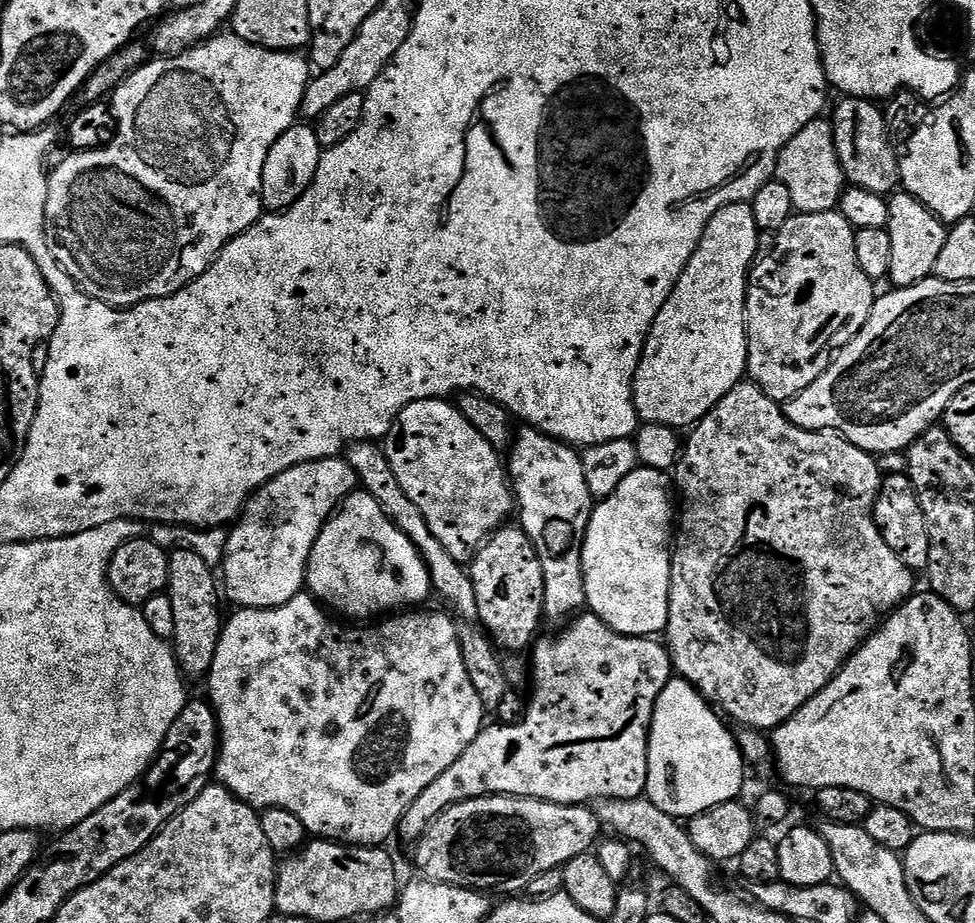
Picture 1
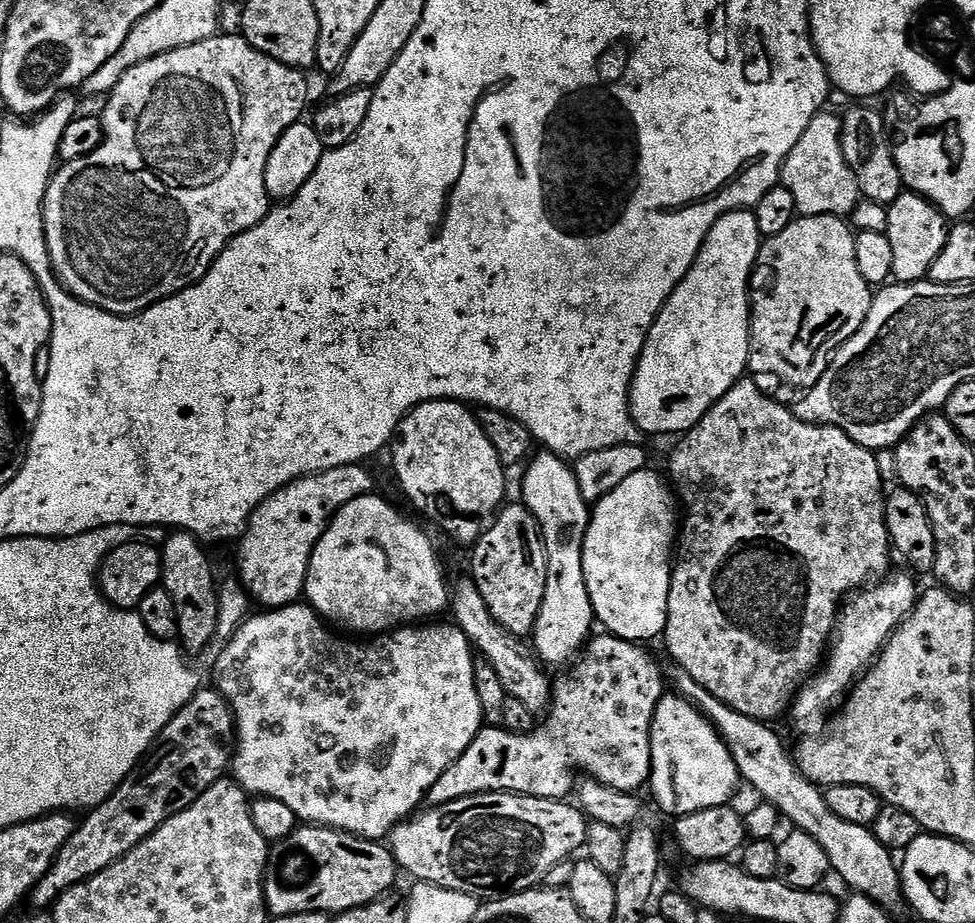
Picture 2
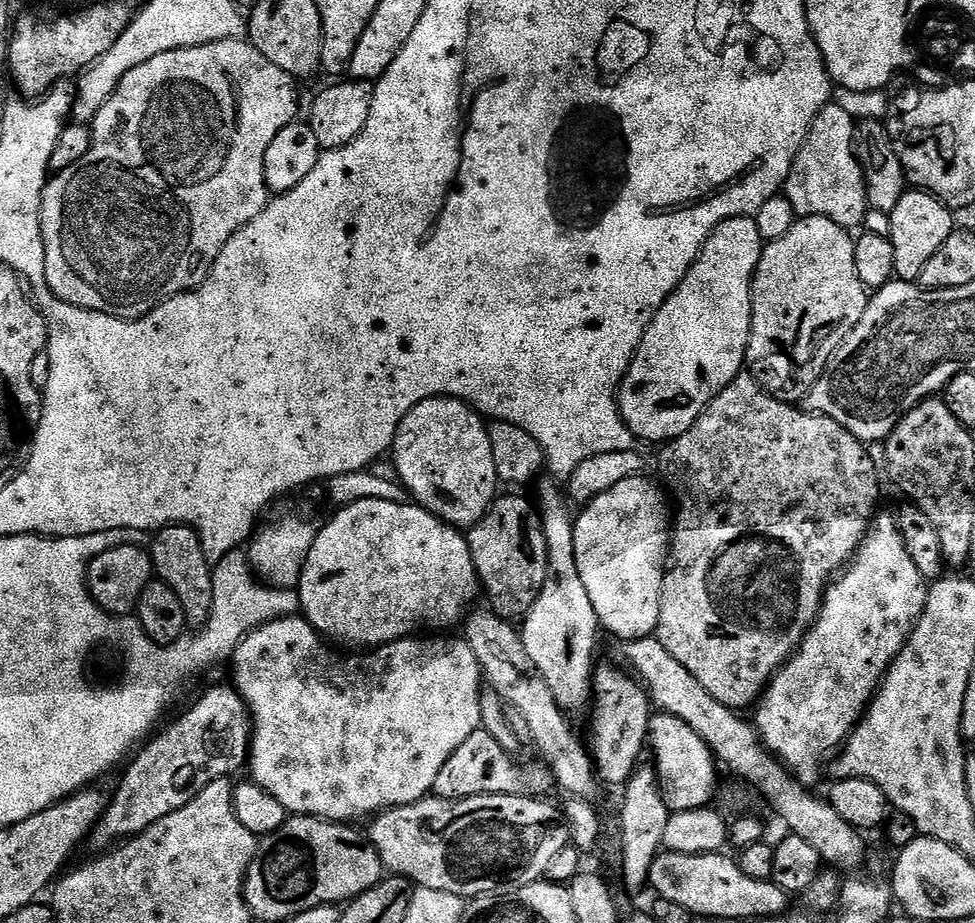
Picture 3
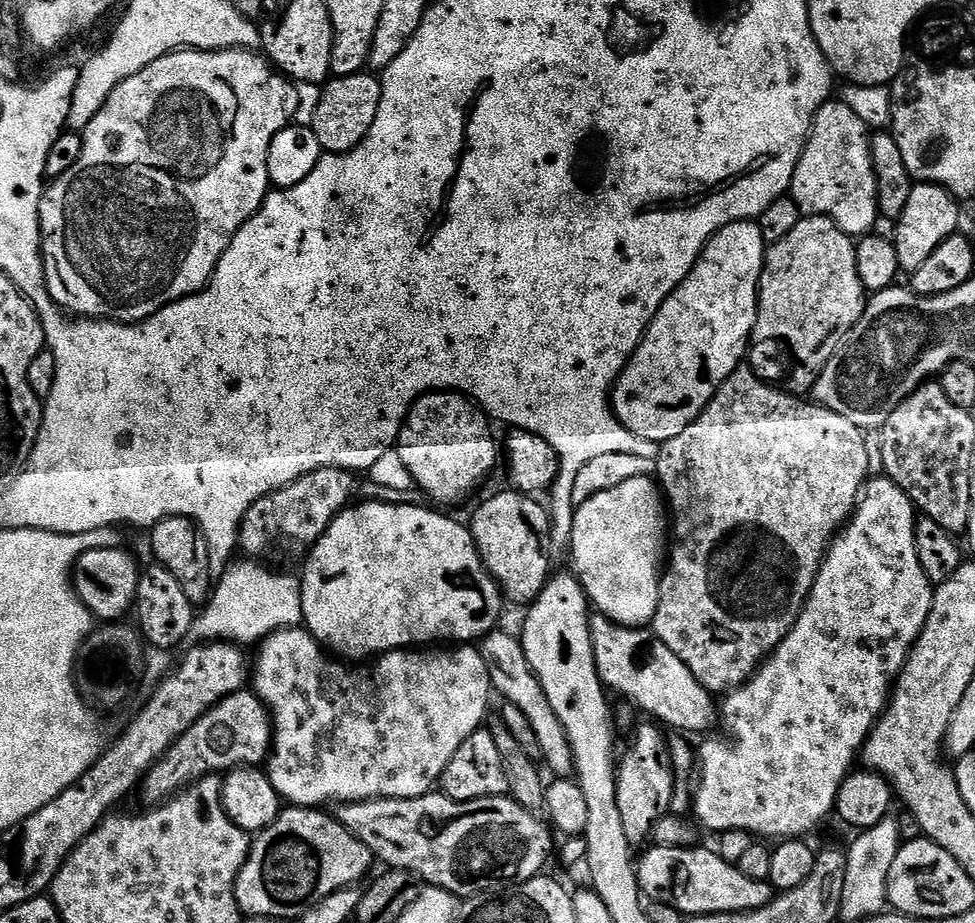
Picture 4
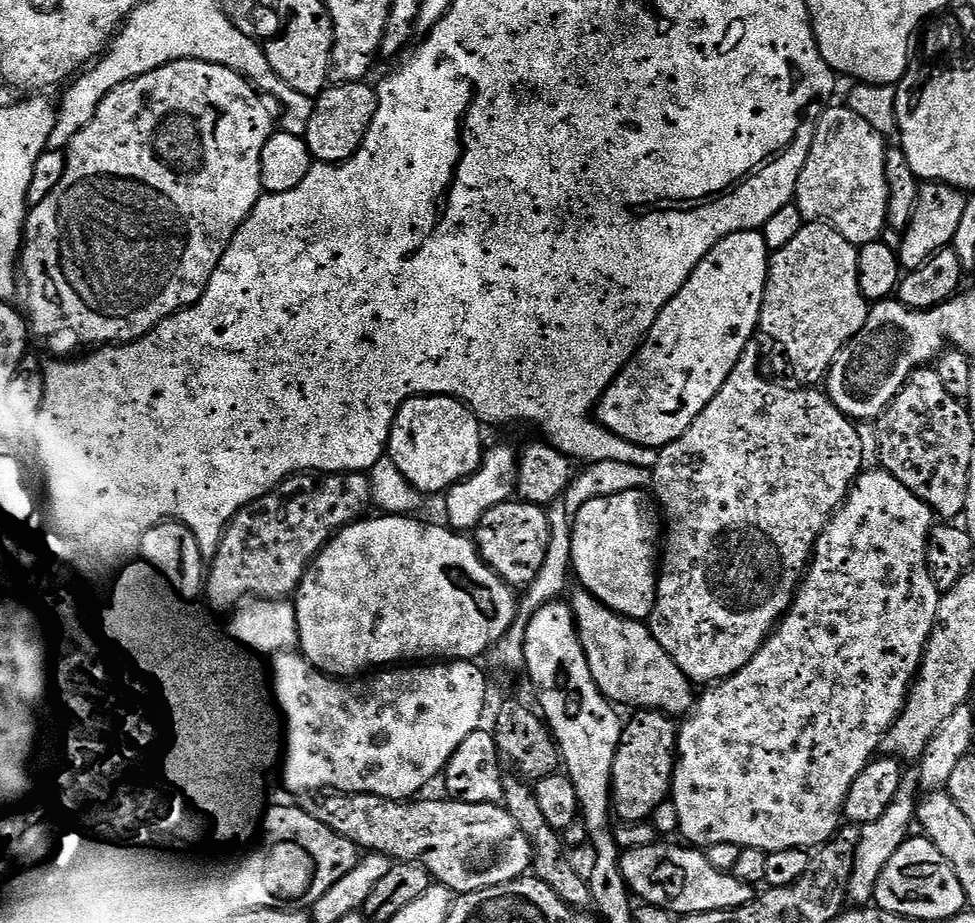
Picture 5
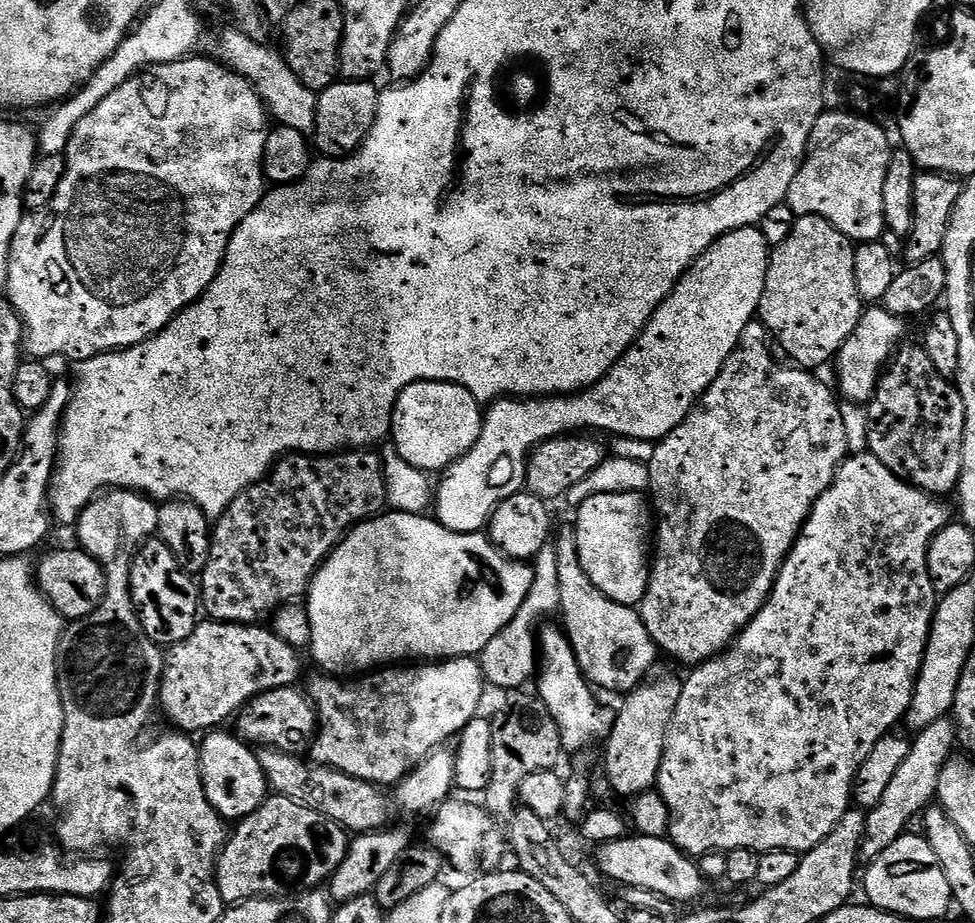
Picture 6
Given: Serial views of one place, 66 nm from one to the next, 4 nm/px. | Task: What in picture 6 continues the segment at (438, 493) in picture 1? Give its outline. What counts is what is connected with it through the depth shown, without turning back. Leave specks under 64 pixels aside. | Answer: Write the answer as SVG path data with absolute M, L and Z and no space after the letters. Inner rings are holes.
M419 380L402 390L394 406L390 440L396 443L394 451L406 458L410 466L429 474L440 474L475 446L483 425L481 401L476 400L470 390L437 380Z

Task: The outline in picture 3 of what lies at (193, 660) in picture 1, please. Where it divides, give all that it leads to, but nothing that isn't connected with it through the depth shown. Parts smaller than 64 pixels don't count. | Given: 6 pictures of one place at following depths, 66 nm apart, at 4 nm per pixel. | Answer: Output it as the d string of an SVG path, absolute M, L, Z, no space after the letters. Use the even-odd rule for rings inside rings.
M169 524L151 537L150 555L155 575L178 594L178 602L182 602L182 610L188 619L187 627L192 630L203 628L216 605L216 582L212 578L213 565L206 558L200 535L184 524Z

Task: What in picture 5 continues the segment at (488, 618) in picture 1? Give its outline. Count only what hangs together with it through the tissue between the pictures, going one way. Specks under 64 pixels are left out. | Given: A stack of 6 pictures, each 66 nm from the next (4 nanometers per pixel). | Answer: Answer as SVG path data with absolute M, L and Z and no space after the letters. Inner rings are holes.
M519 498L508 500L486 510L474 529L474 543L480 549L481 556L502 579L524 590L538 577L547 547L550 546L548 513L539 504L526 504Z

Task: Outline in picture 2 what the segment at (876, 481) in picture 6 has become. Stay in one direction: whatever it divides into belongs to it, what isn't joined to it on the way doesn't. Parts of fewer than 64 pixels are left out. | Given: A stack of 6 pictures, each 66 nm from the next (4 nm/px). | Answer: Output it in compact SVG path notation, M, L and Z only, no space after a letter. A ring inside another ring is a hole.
M907 571L895 572L871 586L851 593L843 601L822 667L801 683L790 704L790 716L792 712L792 720L800 734L819 729L816 727L829 719L828 711L832 707L835 709L851 692L852 685L875 664L876 657L884 651L884 645L888 643L896 627L915 608L918 587L911 580L913 577Z

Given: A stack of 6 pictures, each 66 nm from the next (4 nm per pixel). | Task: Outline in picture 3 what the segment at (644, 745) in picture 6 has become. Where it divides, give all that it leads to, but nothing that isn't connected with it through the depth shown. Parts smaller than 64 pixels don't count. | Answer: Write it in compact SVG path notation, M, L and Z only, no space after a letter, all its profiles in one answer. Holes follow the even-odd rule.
M644 762L633 772L628 783L623 785L624 801L620 804L620 876L624 879L624 888L628 892L640 892L649 887L648 879L654 862L664 847L662 834L670 815L663 794L660 793L660 778L651 763Z

